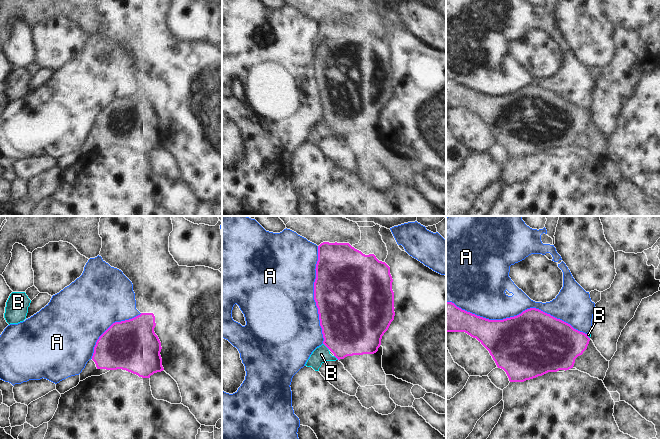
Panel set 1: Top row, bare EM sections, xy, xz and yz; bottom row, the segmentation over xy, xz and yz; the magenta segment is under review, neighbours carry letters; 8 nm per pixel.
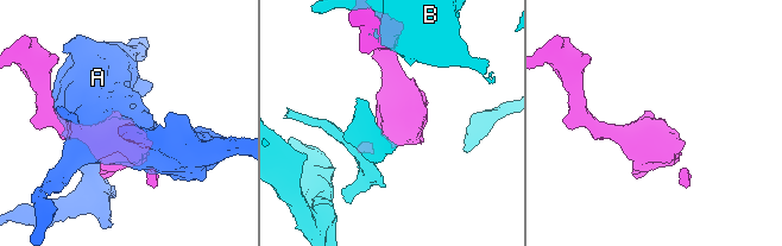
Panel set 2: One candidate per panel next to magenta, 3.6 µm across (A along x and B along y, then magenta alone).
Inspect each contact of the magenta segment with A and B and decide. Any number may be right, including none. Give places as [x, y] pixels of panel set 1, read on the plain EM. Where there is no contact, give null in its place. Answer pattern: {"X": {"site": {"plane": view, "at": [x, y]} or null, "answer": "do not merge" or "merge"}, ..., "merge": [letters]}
{"A": {"site": {"plane": "yz", "at": [516, 92]}, "answer": "do not merge"}, "B": {"site": {"plane": "xz", "at": [326, 122]}, "answer": "merge"}, "merge": ["B"]}

